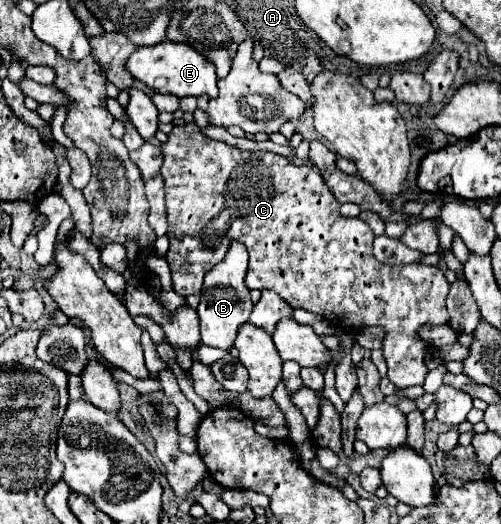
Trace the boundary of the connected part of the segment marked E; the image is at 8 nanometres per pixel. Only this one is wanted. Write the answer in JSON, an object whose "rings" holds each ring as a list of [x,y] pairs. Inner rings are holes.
{"rings":[[[162,41],[160,45],[152,47],[138,47],[130,59],[128,59],[128,71],[134,75],[134,79],[144,81],[158,93],[172,93],[176,97],[192,95],[208,95],[212,99],[218,97],[218,87],[216,87],[216,71],[214,65],[196,49],[184,45],[184,43],[172,43],[172,41]]]}

